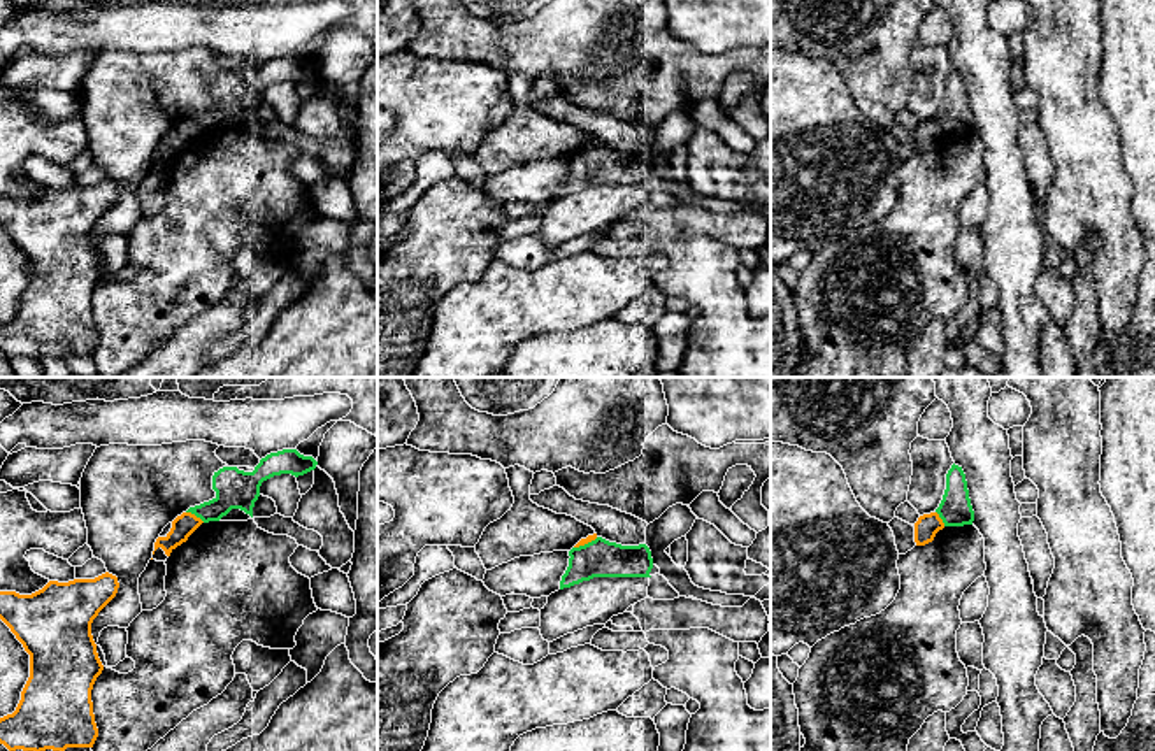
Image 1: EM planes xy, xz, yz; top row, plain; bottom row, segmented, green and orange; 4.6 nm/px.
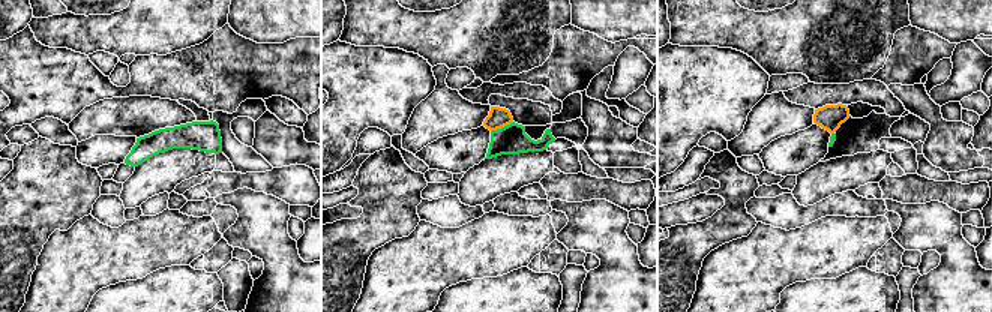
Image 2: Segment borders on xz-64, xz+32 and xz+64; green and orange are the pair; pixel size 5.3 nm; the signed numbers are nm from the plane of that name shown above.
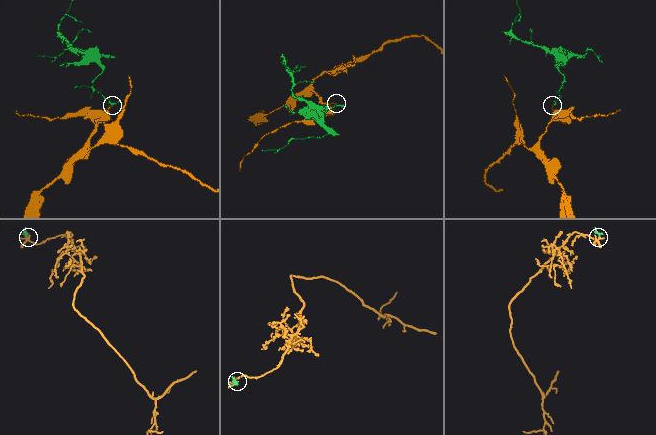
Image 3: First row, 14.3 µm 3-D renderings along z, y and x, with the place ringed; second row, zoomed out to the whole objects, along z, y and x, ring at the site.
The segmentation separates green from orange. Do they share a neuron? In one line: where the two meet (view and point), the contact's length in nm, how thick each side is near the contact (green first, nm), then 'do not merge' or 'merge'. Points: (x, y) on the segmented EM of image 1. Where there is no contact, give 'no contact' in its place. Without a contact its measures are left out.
meets green in xy at (195, 514); contact 100 nm long; 180 nm thick on the green side, 100 nm on the other; do not merge

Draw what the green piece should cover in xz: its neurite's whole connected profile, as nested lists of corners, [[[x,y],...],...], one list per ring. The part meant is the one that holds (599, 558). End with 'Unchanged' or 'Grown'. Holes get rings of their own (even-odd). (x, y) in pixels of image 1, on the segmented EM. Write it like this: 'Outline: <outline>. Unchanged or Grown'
Outline: [[[602,537],[572,547],[569,567],[560,581],[560,590],[593,577],[651,577],[651,551],[646,544],[621,546]]]. Unchanged

